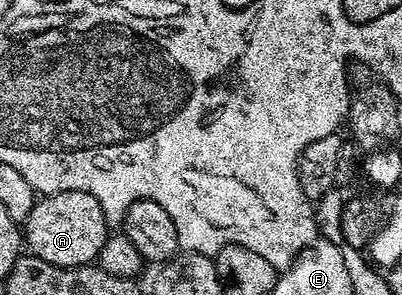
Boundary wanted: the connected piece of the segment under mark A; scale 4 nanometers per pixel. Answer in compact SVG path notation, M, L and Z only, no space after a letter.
M55 192L38 197L23 223L23 242L28 253L34 254L36 258L47 260L47 264L56 266L88 266L96 263L99 252L110 233L111 227L105 221L105 213L99 200L95 200L95 196L87 192Z

